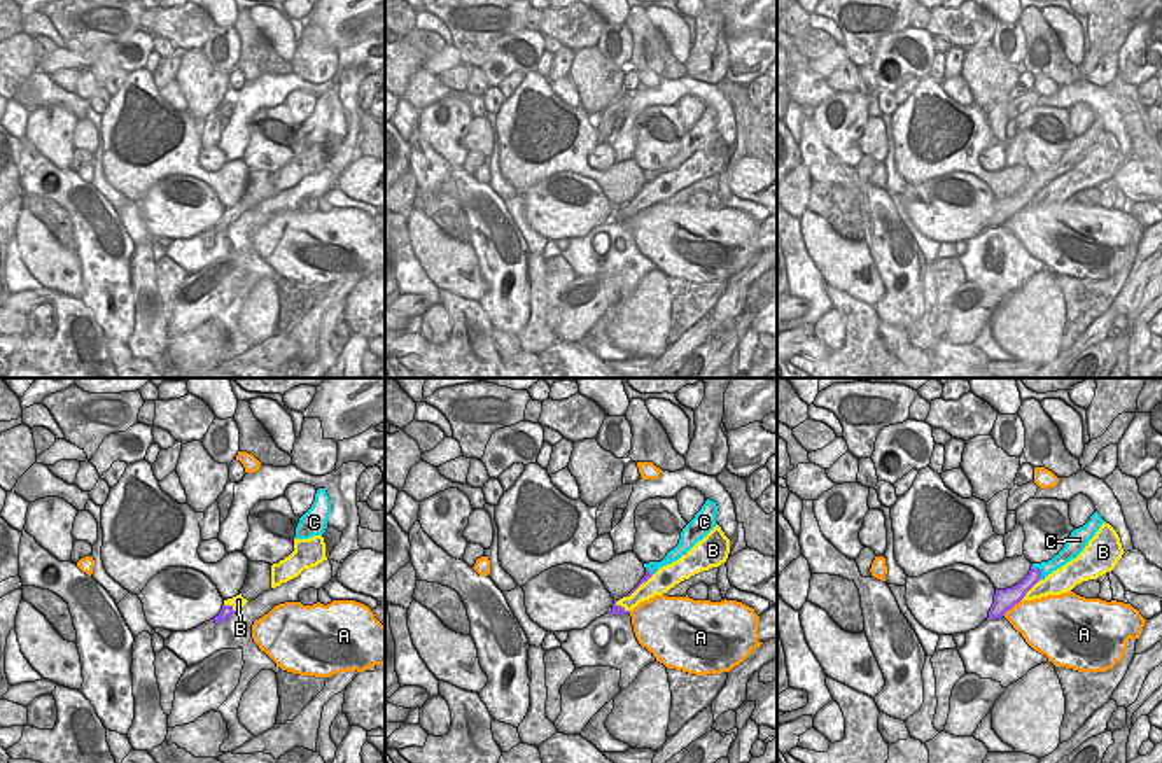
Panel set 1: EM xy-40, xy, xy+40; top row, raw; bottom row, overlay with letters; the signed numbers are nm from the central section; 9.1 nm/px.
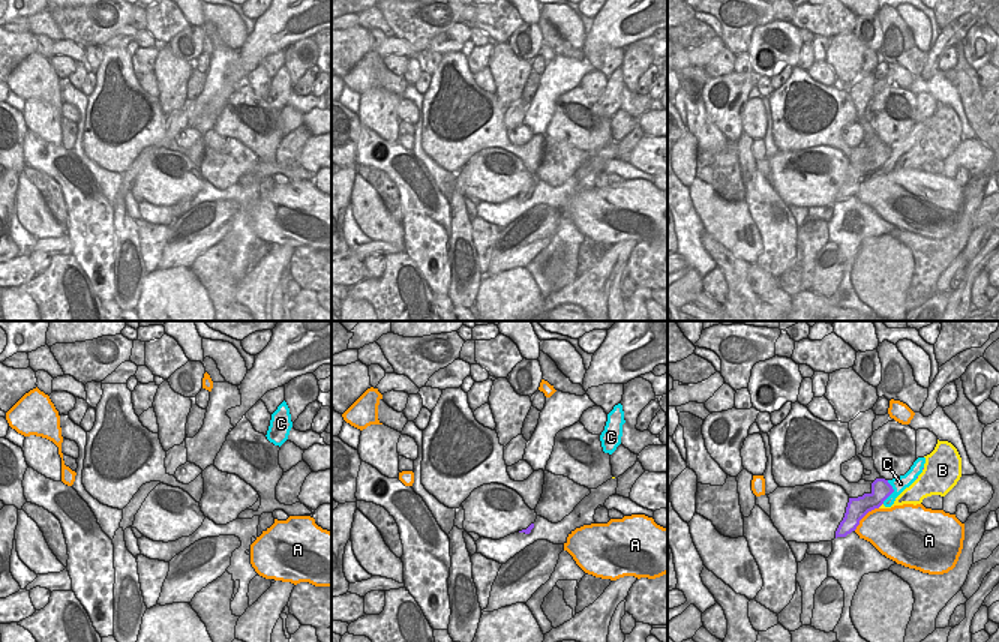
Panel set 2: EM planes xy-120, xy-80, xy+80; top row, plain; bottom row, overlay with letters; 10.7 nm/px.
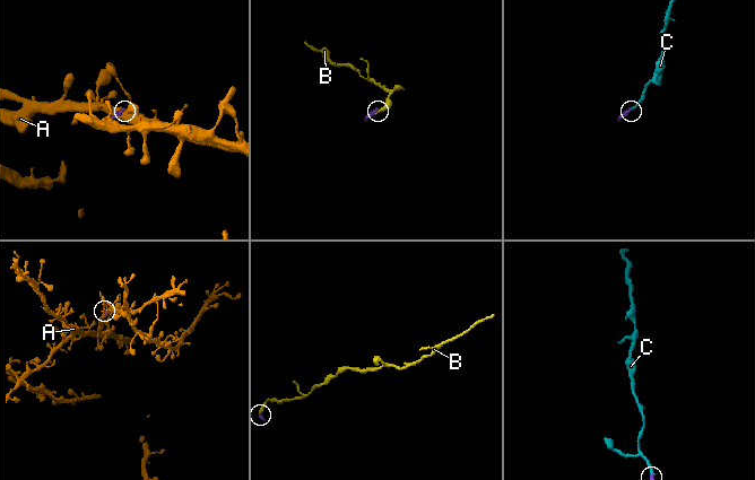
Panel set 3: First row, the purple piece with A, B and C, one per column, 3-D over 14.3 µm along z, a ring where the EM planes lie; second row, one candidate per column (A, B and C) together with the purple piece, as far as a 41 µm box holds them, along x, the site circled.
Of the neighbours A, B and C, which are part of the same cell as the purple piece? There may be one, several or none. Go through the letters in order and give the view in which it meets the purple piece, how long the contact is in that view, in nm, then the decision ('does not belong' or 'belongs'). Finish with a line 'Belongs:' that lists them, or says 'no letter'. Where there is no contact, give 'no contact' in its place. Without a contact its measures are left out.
A: contact in xy+40; length 240 nm; does not belong
B: contact in xy+40; length 260 nm; does not belong
C: contact in xy+40; length 170 nm; belongs
Belongs: C

